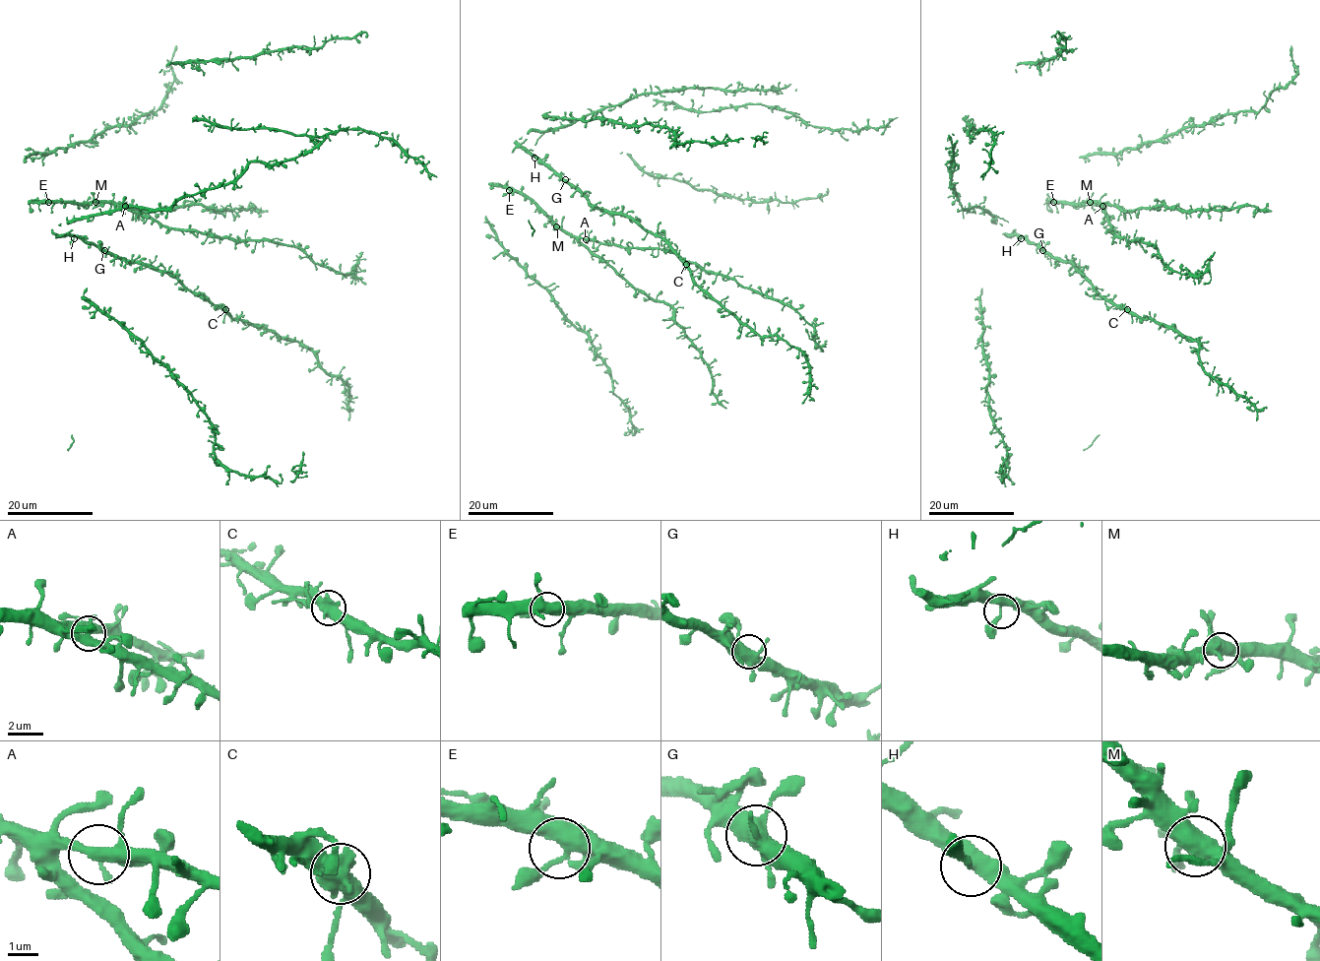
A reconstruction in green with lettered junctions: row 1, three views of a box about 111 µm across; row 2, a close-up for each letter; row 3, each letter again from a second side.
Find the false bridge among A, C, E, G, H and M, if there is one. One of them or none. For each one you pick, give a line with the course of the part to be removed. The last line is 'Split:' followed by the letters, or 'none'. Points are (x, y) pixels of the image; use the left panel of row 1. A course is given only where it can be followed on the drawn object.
Split: none

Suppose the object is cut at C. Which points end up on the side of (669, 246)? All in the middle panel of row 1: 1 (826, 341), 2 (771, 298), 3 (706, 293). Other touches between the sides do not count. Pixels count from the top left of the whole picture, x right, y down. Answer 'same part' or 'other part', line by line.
1: same part
2: same part
3: other part

